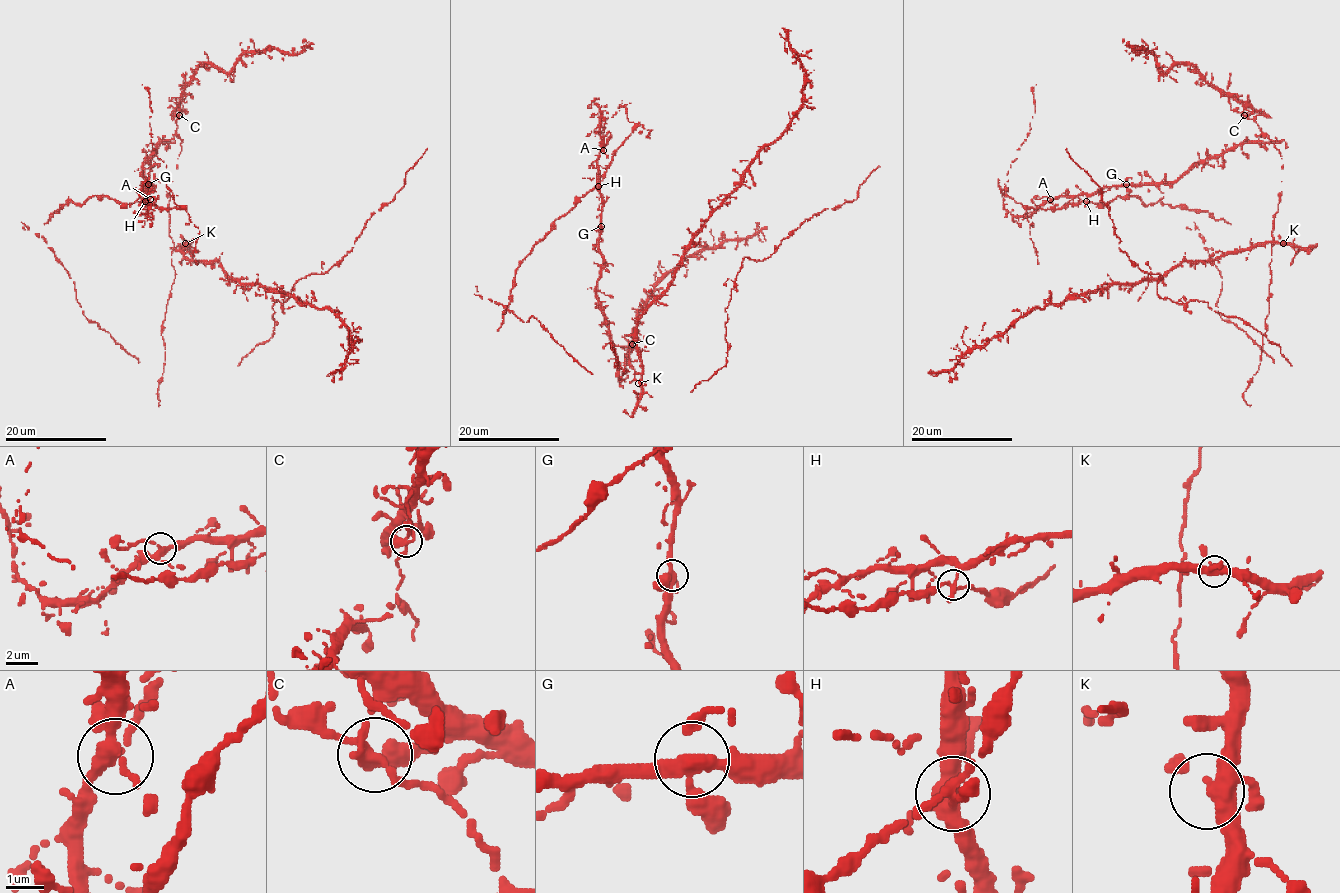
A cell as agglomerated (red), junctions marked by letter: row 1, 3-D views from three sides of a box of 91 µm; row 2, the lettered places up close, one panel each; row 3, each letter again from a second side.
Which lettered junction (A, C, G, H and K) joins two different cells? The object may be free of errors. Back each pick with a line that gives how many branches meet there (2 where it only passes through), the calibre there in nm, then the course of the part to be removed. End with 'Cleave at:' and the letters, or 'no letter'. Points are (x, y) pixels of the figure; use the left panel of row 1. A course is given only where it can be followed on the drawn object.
H: 4 branches meet; 280 nm thick; foreign part runs (145, 202), (160, 209), (181, 208), (175, 204), (166, 184), (166, 165), (151, 142), (150, 93), (142, 85)
Cleave at: H

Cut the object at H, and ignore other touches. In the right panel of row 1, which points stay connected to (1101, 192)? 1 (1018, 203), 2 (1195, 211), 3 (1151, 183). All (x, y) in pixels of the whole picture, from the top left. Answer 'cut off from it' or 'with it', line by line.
1: cut off from it
2: cut off from it
3: with it

